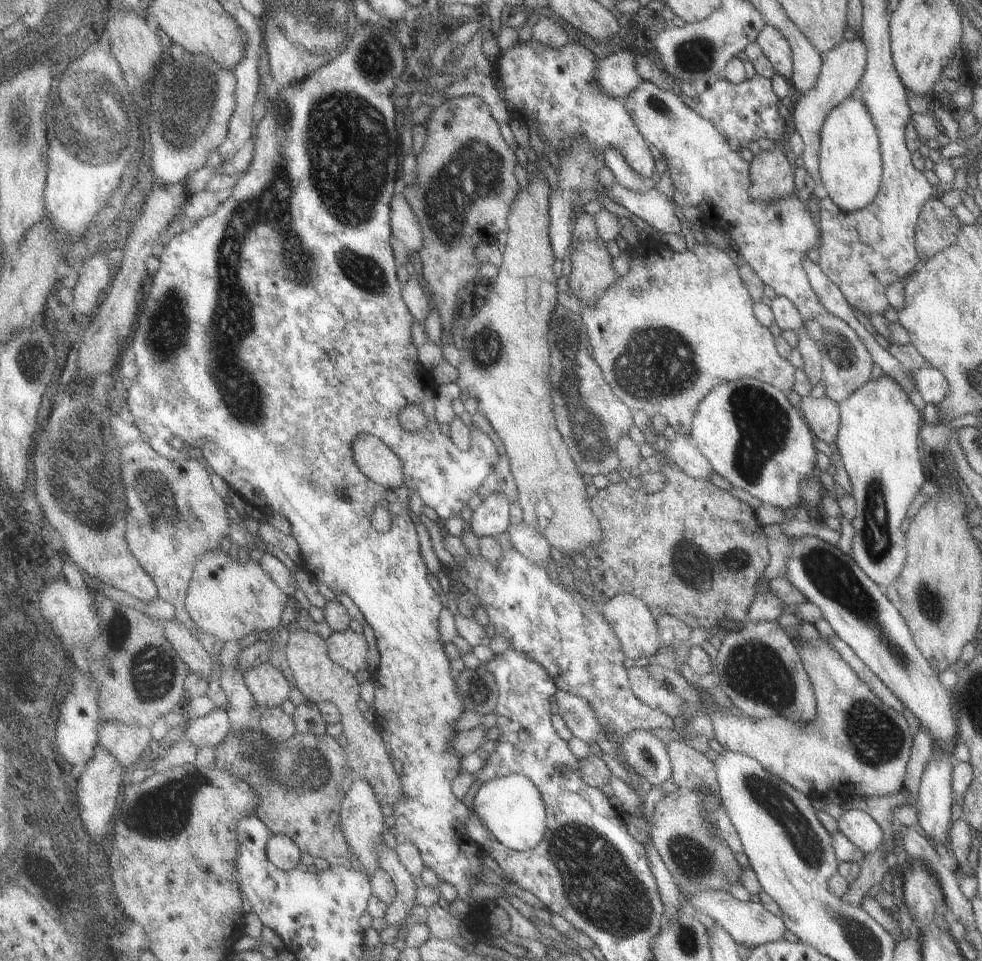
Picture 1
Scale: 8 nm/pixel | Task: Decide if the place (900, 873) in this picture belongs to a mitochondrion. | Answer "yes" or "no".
no

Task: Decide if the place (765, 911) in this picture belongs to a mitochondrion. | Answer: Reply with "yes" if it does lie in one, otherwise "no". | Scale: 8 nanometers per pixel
no

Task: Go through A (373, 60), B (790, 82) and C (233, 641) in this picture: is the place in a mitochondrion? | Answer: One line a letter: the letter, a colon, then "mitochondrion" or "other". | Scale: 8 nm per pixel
A: mitochondrion
B: other
C: other

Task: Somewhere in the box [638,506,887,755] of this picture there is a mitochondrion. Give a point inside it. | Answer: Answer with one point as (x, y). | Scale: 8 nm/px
(754, 669)

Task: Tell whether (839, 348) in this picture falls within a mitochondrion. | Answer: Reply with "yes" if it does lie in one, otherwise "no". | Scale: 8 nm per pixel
yes

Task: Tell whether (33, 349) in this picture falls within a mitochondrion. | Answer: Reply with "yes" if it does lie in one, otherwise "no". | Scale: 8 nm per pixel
no

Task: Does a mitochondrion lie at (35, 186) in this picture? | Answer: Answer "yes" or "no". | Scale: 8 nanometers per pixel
no

